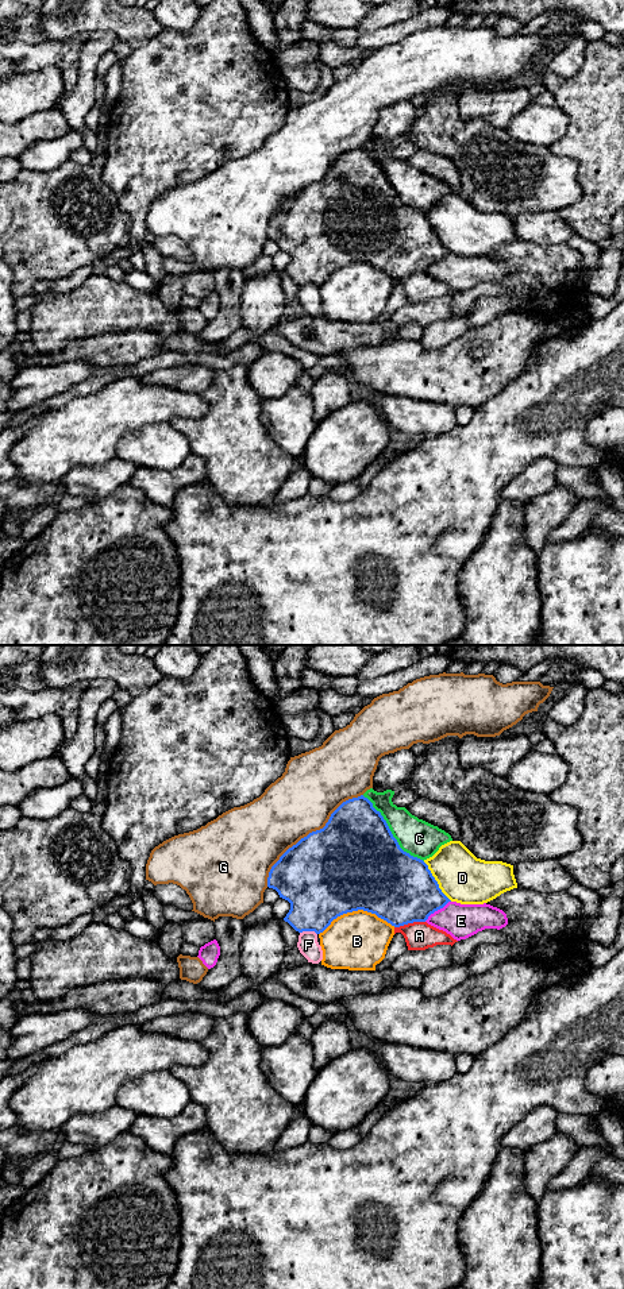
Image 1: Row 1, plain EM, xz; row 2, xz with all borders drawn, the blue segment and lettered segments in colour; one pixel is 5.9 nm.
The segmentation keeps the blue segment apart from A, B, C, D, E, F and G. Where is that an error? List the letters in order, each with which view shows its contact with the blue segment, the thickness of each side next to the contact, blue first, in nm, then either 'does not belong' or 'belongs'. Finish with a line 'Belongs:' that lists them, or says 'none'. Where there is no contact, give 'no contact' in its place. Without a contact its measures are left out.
A: contact in xz; calibres 420 and 180 nm; does not belong
B: contact in xz; calibres 500 and 360 nm; does not belong
C: contact in xz; calibres 500 and 220 nm; does not belong
D: contact in xz; calibres 420 and 300 nm; does not belong
E: contact in xz; calibres 400 and 200 nm; does not belong
F: contact in xz; calibres 380 and 120 nm; does not belong
G: contact in xz; calibres 500 and 380 nm; does not belong
Belongs: none

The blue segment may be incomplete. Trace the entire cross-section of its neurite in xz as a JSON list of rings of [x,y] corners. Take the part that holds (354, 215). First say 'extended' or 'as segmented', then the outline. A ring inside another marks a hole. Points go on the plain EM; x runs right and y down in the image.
as segmented; [[[363,147],[343,154],[323,181],[289,200],[271,219],[267,239],[290,255],[284,273],[298,285],[320,286],[338,269],[358,262],[400,279],[425,274],[451,254],[428,217],[400,200],[381,165]]]

